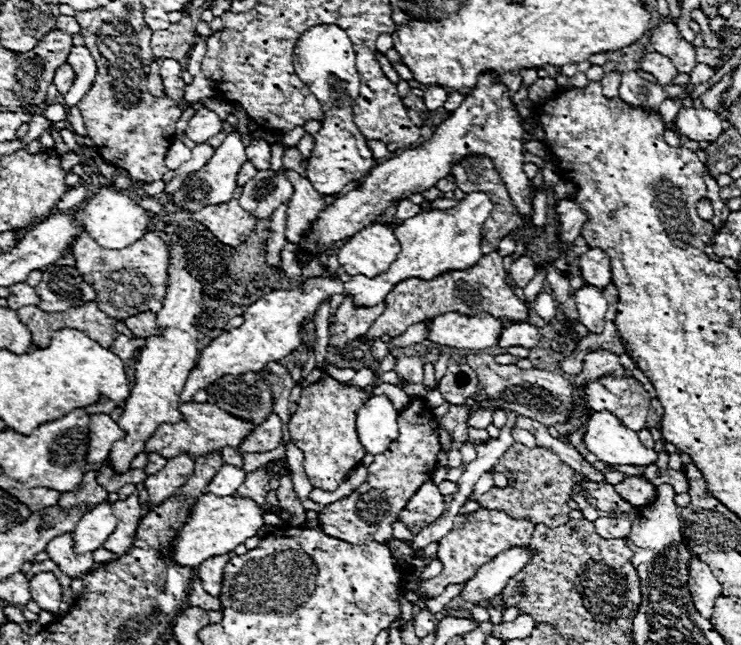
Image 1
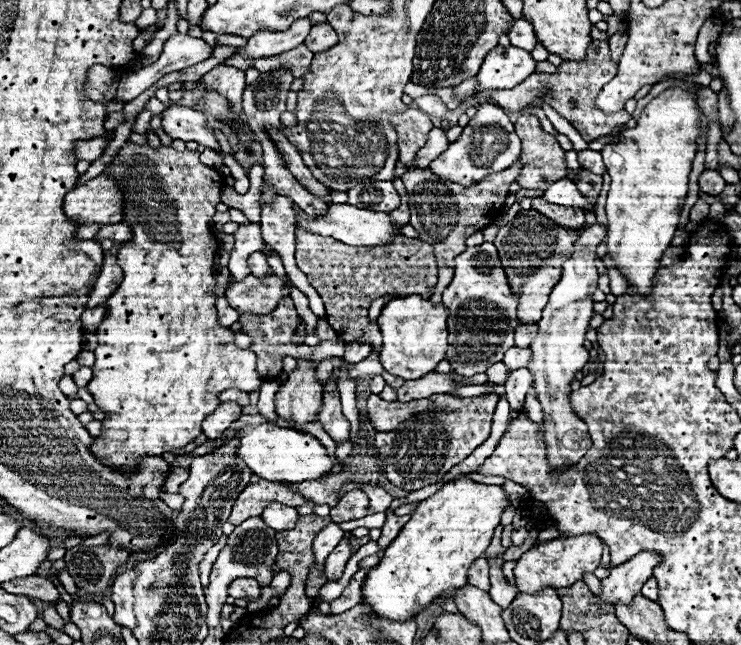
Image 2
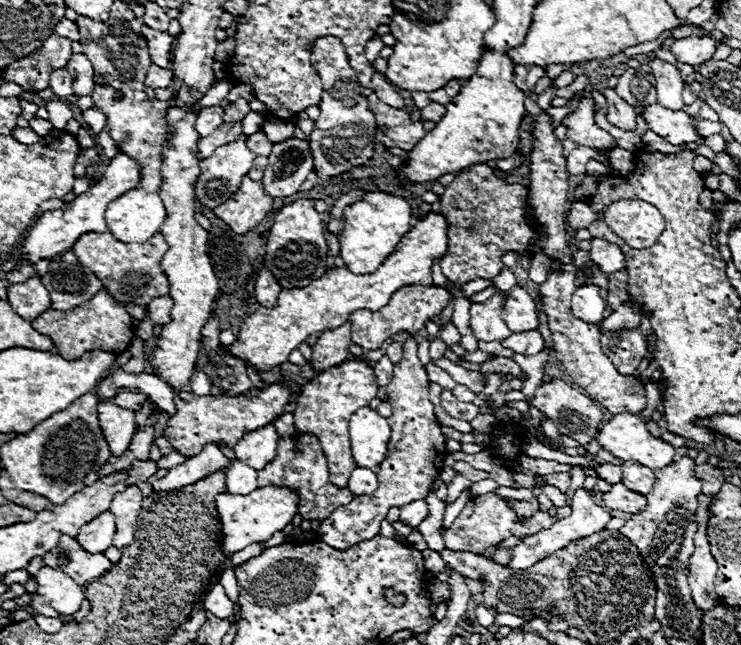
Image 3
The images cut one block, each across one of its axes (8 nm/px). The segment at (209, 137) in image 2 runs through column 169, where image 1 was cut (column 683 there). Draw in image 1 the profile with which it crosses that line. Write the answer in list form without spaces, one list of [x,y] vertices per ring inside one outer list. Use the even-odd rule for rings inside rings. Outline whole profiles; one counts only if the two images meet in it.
[[[682,108],[676,116],[676,126],[680,134],[696,142],[714,142],[722,132],[722,120],[712,110],[696,110],[696,108]]]

